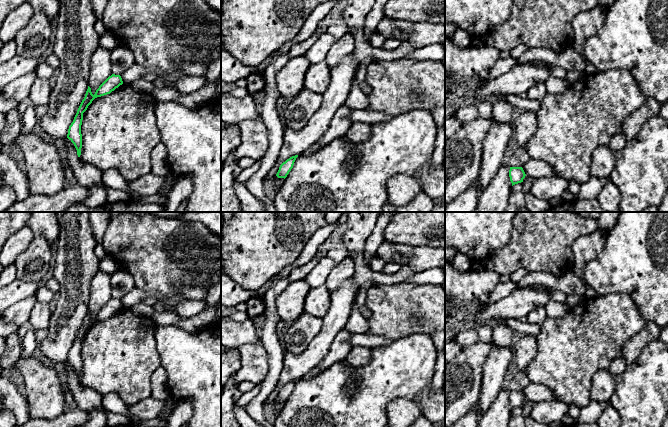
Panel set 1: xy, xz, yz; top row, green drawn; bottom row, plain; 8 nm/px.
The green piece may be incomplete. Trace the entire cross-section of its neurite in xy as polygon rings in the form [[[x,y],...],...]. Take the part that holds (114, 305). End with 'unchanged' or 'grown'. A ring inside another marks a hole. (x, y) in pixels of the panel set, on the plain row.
[[[112,298],[99,310],[94,319],[91,316],[91,312],[88,310],[85,321],[77,334],[73,346],[69,350],[67,358],[67,362],[74,368],[77,374],[78,381],[81,379],[82,372],[81,349],[83,344],[83,337],[87,334],[88,330],[95,322],[110,318],[122,308],[123,305],[121,300]]]; unchanged

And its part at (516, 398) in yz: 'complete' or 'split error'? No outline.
complete

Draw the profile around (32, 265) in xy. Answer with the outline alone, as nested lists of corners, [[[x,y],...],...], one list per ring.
[[[35,235],[30,244],[16,258],[16,279],[26,282],[43,281],[50,268],[51,244],[43,236]]]

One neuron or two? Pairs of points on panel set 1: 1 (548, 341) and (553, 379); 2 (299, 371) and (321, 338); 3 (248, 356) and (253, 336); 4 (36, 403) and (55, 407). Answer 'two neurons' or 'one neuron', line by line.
1: one neuron
2: one neuron
3: two neurons
4: one neuron

